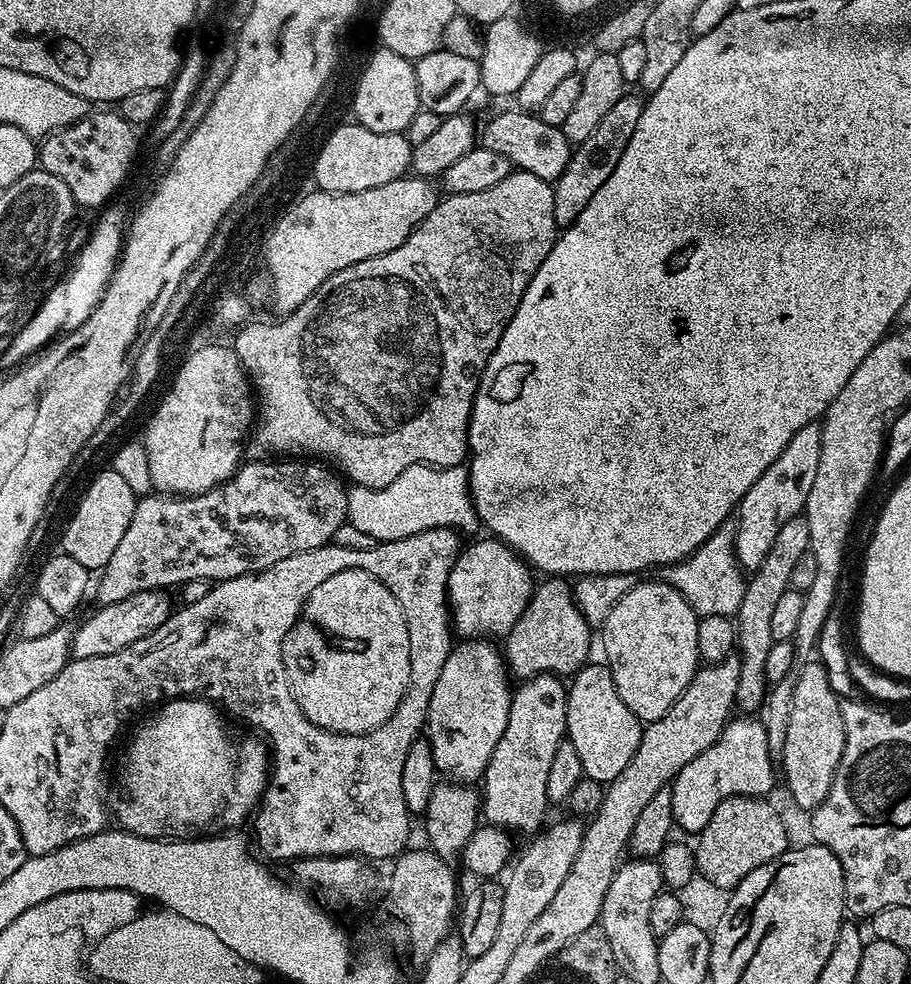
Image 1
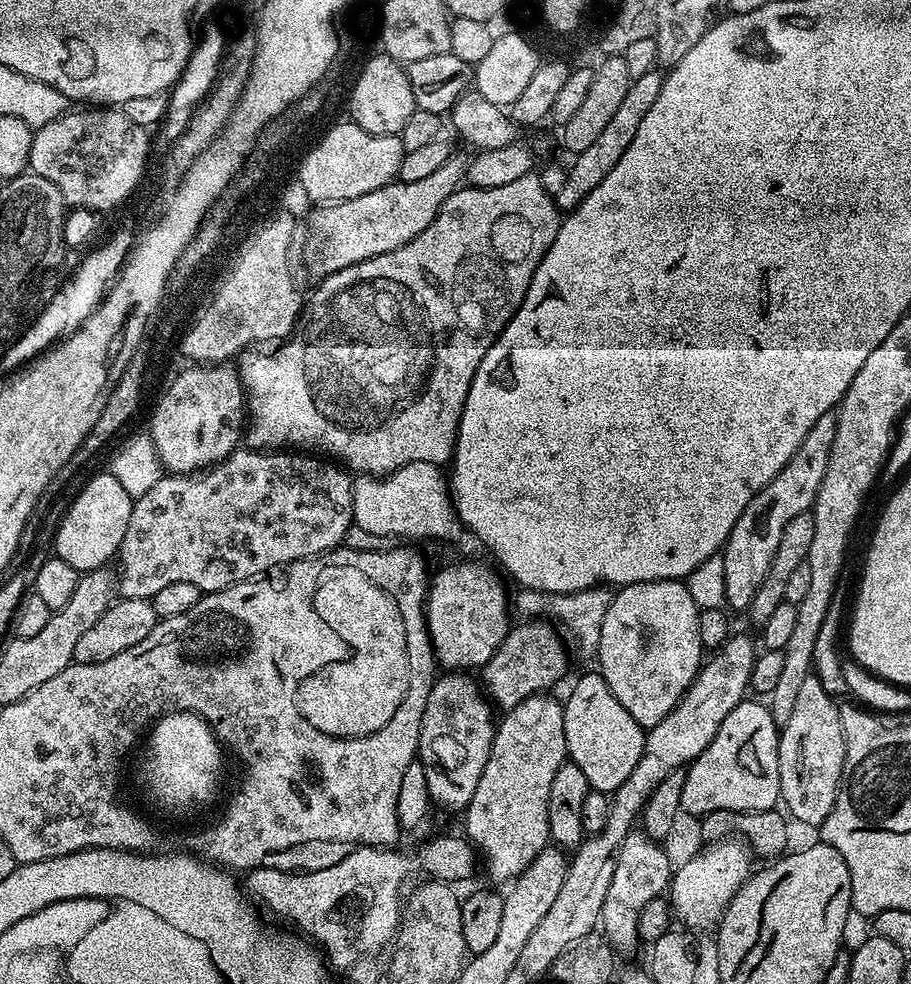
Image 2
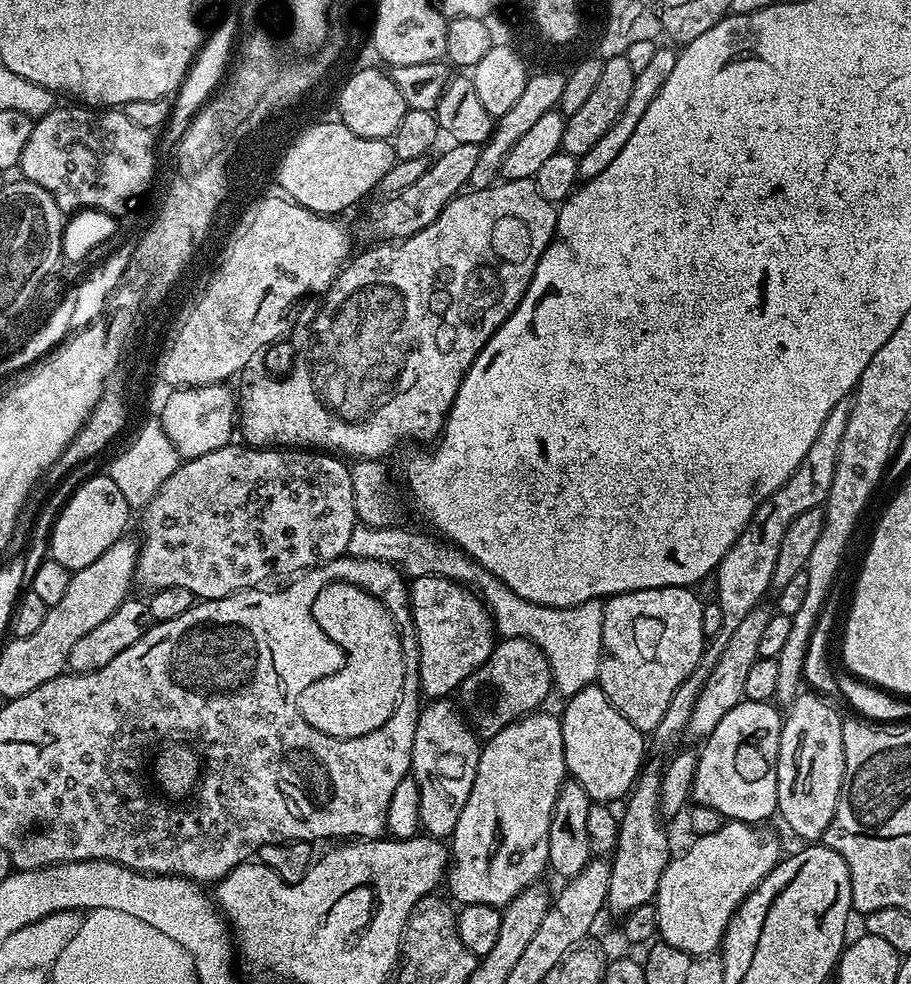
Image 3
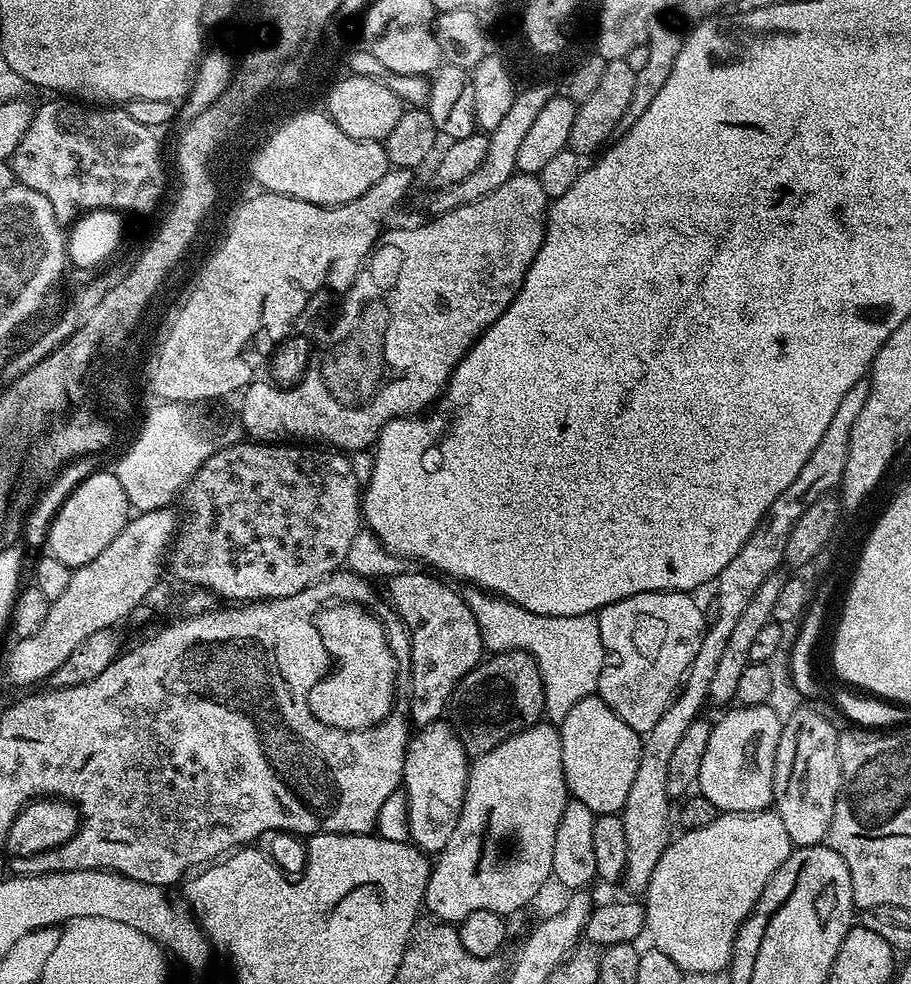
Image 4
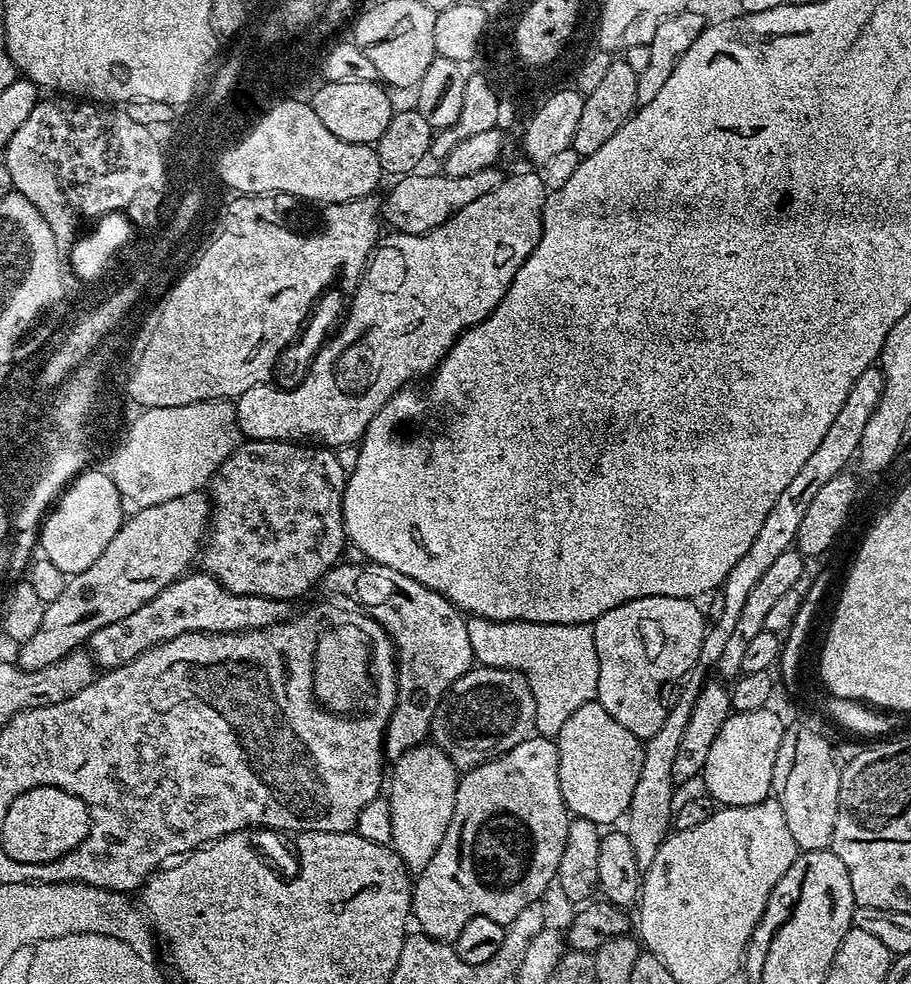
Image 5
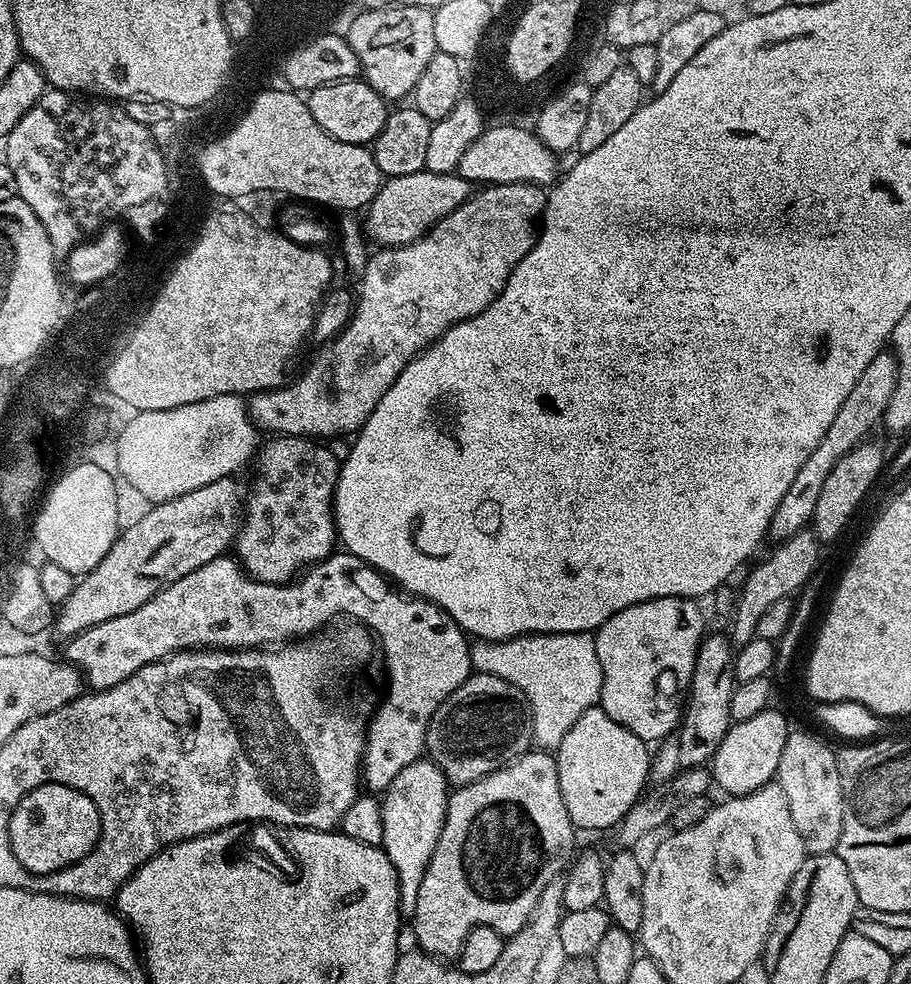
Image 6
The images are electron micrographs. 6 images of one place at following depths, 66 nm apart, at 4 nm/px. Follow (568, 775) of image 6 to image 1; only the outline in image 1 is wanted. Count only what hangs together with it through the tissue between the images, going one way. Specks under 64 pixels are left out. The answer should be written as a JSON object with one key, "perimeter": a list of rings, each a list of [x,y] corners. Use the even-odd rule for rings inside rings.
{"perimeter":[[[589,662],[571,677],[568,689],[568,731],[566,739],[578,750],[587,779],[597,780],[602,786],[612,783],[630,758],[638,750],[642,721],[622,702],[614,686],[612,672],[607,663]]]}

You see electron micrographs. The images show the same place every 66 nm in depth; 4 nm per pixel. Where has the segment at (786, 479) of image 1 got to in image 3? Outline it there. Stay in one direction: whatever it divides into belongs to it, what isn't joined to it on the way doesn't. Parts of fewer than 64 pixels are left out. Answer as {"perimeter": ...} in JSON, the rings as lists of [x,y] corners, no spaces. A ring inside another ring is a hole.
{"perimeter":[[[846,399],[838,402],[834,410],[830,410],[826,422],[822,422],[822,430],[818,430],[818,438],[814,438],[810,451],[806,458],[802,458],[798,470],[794,470],[791,478],[778,491],[770,494],[770,498],[761,502],[758,510],[754,510],[754,518],[750,518],[746,530],[738,534],[738,542],[734,542],[734,546],[726,550],[726,558],[722,558],[714,573],[714,600],[722,610],[721,629],[705,643],[702,658],[698,666],[694,666],[686,682],[682,682],[682,686],[674,690],[674,698],[670,698],[670,706],[666,714],[662,714],[662,722],[658,722],[654,733],[654,739],[658,743],[672,744],[680,735],[683,737],[687,733],[690,714],[702,694],[706,678],[710,678],[714,666],[718,666],[718,658],[722,658],[722,650],[726,650],[726,642],[730,642],[730,634],[734,634],[734,629],[742,623],[746,614],[750,614],[750,610],[761,607],[763,600],[760,599],[772,588],[774,565],[778,563],[778,549],[782,546],[782,538],[790,527],[790,522],[794,522],[794,518],[805,510],[821,507],[827,500],[830,486],[834,482],[834,466],[838,462],[842,434],[846,434],[846,422],[850,418],[852,405],[853,401]]]}

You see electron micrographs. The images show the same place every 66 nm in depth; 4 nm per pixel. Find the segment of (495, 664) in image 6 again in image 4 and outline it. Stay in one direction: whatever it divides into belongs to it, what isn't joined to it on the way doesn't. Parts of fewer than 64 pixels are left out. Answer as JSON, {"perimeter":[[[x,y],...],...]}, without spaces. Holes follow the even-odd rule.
{"perimeter":[[[468,586],[462,595],[470,606],[489,653],[527,652],[538,666],[544,683],[544,711],[547,719],[559,722],[582,698],[593,695],[598,686],[598,674],[606,662],[600,617],[596,614],[577,616],[547,616],[534,614],[509,600],[503,600],[482,588]]]}

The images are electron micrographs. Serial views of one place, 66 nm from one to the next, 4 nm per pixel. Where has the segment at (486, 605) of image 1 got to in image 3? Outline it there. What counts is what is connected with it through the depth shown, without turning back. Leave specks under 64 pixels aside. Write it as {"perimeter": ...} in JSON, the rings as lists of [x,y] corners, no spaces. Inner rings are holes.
{"perimeter":[[[418,576],[411,581],[408,588],[408,608],[412,612],[420,651],[420,691],[428,698],[451,697],[459,689],[460,683],[490,658],[494,647],[492,615],[484,607],[483,600],[471,588],[465,588],[463,584],[453,580],[433,576]]]}

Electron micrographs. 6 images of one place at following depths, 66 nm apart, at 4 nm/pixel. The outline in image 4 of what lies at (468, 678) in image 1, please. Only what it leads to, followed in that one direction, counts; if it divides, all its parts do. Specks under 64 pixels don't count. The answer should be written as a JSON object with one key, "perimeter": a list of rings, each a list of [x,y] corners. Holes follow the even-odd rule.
{"perimeter":[[[447,719],[423,725],[408,741],[402,790],[408,799],[410,840],[425,854],[438,854],[450,842],[466,794],[470,757]]]}

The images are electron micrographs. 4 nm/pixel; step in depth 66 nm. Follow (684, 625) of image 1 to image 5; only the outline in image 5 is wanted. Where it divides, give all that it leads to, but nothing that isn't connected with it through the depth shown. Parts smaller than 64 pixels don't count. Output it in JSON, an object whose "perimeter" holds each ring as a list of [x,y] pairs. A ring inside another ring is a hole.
{"perimeter":[[[647,596],[634,598],[625,604],[606,610],[592,624],[594,646],[598,650],[598,690],[596,700],[621,726],[626,726],[642,742],[654,738],[666,722],[669,705],[664,704],[664,691],[676,684],[688,671],[697,667],[704,641],[706,623],[695,599],[683,600],[669,596]]]}

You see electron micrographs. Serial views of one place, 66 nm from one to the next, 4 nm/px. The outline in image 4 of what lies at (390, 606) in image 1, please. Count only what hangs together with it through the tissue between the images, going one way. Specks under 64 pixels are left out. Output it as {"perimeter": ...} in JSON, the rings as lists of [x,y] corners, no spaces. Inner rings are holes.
{"perimeter":[[[338,608],[324,612],[322,622],[328,622],[326,644],[334,652],[332,662],[335,668],[325,676],[322,684],[315,685],[310,696],[311,713],[324,725],[334,726],[336,729],[366,729],[376,725],[393,711],[396,676],[399,677],[400,674],[397,655],[388,646],[388,634],[380,634],[378,626],[354,608]]]}

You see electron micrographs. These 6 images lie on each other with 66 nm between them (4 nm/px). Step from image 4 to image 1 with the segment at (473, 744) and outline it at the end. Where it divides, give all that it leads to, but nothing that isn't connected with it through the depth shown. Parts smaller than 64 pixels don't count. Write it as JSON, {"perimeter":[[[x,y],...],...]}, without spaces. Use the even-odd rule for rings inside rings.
{"perimeter":[[[544,578],[535,585],[526,610],[514,622],[502,644],[509,673],[513,677],[531,678],[551,674],[571,677],[589,663],[588,651],[592,648],[593,625],[588,623],[576,605],[574,588],[564,578]]]}

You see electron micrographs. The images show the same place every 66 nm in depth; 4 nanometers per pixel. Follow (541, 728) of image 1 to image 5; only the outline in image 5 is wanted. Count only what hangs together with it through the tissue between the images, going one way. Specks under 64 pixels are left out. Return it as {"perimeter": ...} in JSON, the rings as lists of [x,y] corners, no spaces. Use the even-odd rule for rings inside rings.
{"perimeter":[[[534,734],[526,742],[514,746],[514,750],[510,750],[493,760],[488,760],[477,768],[469,768],[459,777],[456,786],[456,801],[454,802],[454,818],[450,818],[450,826],[446,826],[446,838],[442,838],[442,846],[438,846],[438,854],[434,854],[434,858],[430,858],[427,866],[415,877],[412,886],[412,916],[415,923],[416,920],[420,923],[417,924],[419,931],[426,936],[435,937],[436,940],[452,942],[462,930],[462,926],[466,926],[466,922],[470,922],[470,918],[475,916],[494,918],[494,922],[508,926],[518,918],[518,914],[522,914],[522,910],[526,910],[526,906],[537,903],[541,899],[540,895],[548,887],[553,887],[558,862],[562,862],[562,850],[566,850],[568,821],[570,819],[570,813],[562,798],[562,790],[558,782],[559,765],[555,739]]]}

